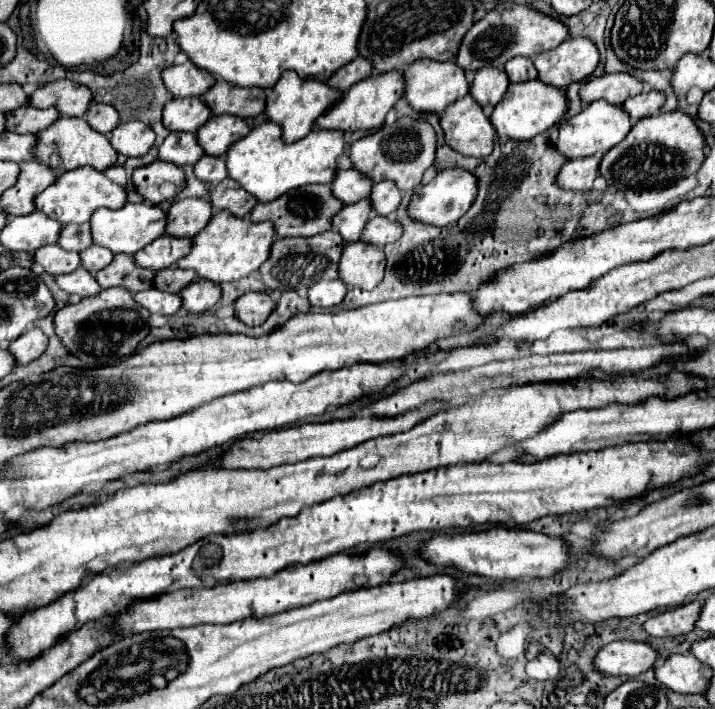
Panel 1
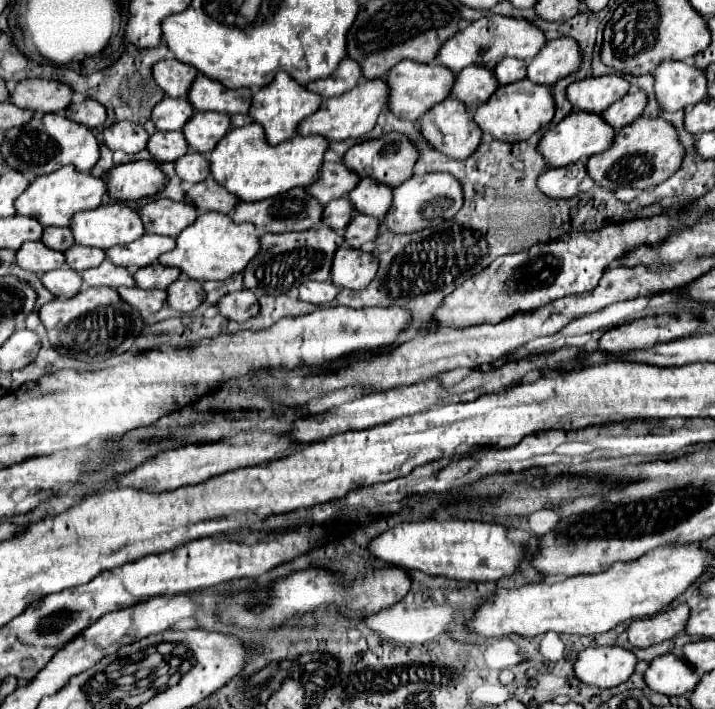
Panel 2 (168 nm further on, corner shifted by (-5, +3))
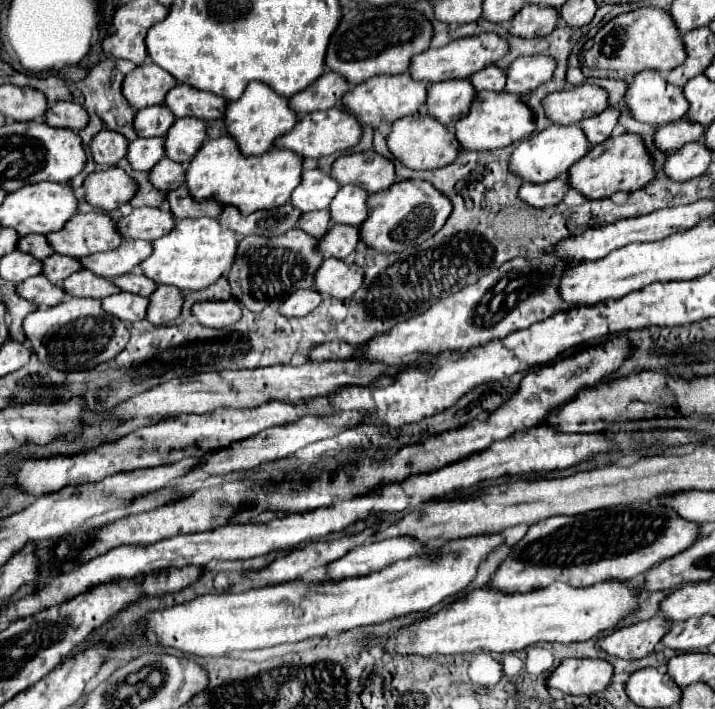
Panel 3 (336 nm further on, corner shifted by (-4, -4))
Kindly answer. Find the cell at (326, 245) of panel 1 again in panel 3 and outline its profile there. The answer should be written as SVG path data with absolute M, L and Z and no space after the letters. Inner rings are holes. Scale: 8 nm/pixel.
M300 228L274 238L246 236L238 242L234 264L228 272L232 296L250 312L262 312L270 304L282 302L290 292L300 288L314 288L314 270L322 264L324 256L314 248L314 236L306 236Z

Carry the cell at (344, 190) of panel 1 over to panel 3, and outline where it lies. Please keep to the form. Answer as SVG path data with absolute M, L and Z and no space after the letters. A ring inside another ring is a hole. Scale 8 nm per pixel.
M318 168L308 170L302 174L302 180L300 180L298 188L294 188L288 202L300 212L322 210L322 208L328 208L330 200L336 196L338 188L340 186L334 184L334 180L330 180L330 176L324 174L322 170L318 170Z

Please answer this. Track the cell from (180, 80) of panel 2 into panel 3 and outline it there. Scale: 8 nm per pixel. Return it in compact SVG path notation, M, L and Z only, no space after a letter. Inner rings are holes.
M144 64L126 74L122 82L122 96L136 110L162 104L166 92L174 88L174 78L156 64Z

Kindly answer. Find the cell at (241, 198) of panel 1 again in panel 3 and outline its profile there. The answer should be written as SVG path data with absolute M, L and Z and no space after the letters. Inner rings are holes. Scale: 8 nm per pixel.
M176 188L170 190L166 194L166 202L170 204L170 212L174 214L176 220L180 218L200 218L200 216L210 216L210 218L218 218L218 212L222 212L222 204L218 204L216 200L204 200L204 202L196 202L186 188Z

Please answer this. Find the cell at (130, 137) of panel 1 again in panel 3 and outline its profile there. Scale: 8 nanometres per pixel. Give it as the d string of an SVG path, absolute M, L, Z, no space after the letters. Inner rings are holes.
M100 130L98 134L94 134L94 138L90 142L92 158L94 158L96 166L100 166L100 168L116 166L118 160L126 156L126 148L128 148L126 138L112 130Z

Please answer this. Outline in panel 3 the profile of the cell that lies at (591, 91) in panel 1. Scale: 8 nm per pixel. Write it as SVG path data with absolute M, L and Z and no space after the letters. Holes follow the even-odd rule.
M582 84L570 90L552 92L542 100L546 118L554 124L574 124L608 108L608 94L600 86Z

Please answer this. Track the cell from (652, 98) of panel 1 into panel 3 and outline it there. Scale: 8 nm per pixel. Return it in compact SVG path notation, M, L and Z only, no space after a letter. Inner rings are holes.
M606 108L604 112L600 112L588 120L580 120L578 124L586 132L586 138L590 144L600 144L610 138L610 134L616 126L616 120L618 120L618 110Z

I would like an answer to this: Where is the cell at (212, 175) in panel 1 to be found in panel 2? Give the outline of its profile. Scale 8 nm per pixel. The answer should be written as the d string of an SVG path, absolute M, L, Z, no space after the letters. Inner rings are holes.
M189 151L185 157L181 157L175 163L175 169L177 169L177 175L187 183L205 181L211 175L209 159L201 153L195 153L195 151Z

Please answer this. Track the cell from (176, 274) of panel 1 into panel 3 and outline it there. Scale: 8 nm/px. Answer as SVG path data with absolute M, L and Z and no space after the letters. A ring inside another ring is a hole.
M128 272L128 274L122 274L118 278L112 280L114 286L118 286L122 292L132 292L132 294L138 294L138 296L144 296L148 298L150 292L154 292L154 282L146 280L146 276L142 274L134 274L134 272Z

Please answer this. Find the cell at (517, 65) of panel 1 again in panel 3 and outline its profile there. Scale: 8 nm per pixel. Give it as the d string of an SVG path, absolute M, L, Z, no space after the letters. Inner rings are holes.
M488 66L488 68L474 72L468 80L470 80L470 84L474 86L476 92L482 92L482 90L502 92L504 84L506 84L506 74L504 74L504 70L500 70L496 66Z

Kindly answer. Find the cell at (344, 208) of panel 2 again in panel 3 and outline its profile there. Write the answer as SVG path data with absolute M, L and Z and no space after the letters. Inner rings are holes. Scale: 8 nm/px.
M314 210L314 212L300 214L298 226L314 238L322 238L322 234L326 234L326 228L330 228L330 212L328 210Z

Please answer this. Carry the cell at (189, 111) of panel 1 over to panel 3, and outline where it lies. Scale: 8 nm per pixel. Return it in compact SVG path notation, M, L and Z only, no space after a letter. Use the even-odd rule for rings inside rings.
M148 106L144 110L138 110L134 116L134 130L139 137L154 138L164 137L166 128L174 122L174 116L170 116L170 110L166 106Z

